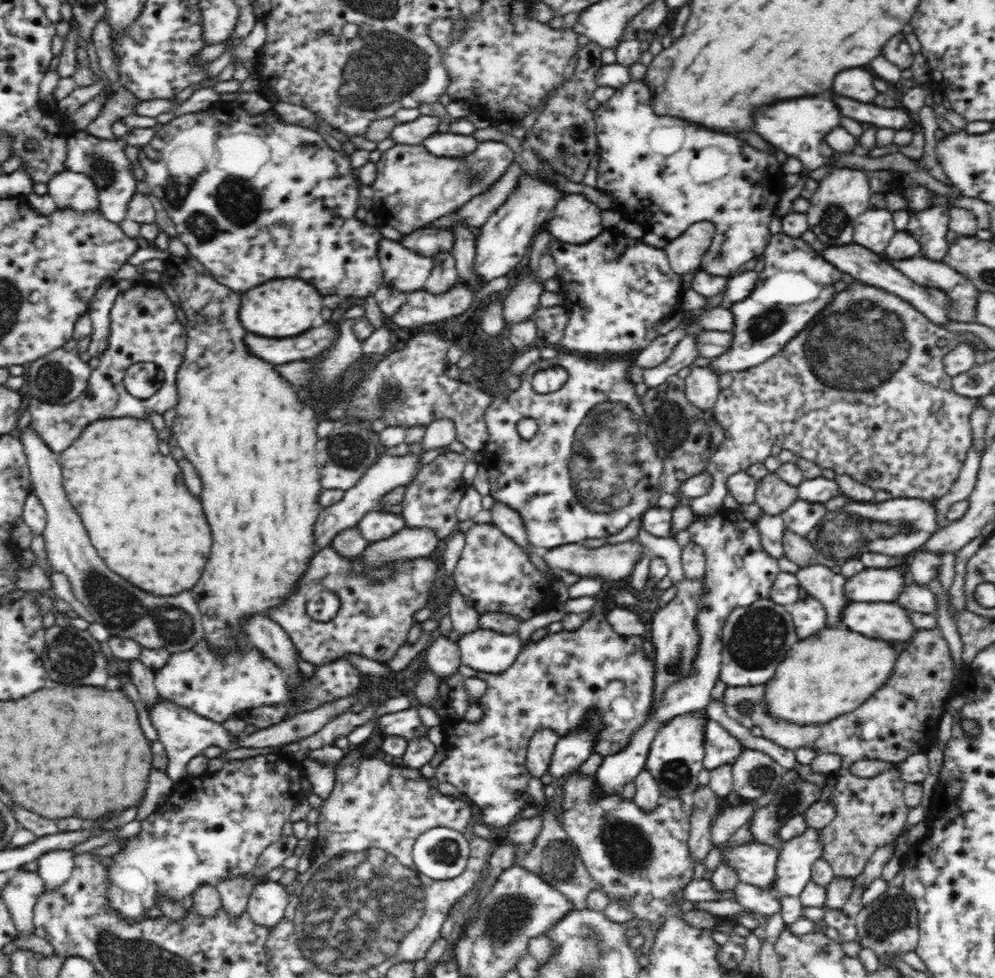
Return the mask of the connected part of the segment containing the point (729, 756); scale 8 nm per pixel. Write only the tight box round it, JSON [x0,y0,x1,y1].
[701,717,744,771]

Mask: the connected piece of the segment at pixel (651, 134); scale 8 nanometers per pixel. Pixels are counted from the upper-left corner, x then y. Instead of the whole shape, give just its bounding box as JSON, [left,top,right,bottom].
[595,81,785,278]

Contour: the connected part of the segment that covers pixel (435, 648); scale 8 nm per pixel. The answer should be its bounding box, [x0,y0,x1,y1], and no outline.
[425,635,460,677]

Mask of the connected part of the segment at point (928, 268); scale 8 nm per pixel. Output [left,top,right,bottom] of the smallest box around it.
[883,253,979,324]

